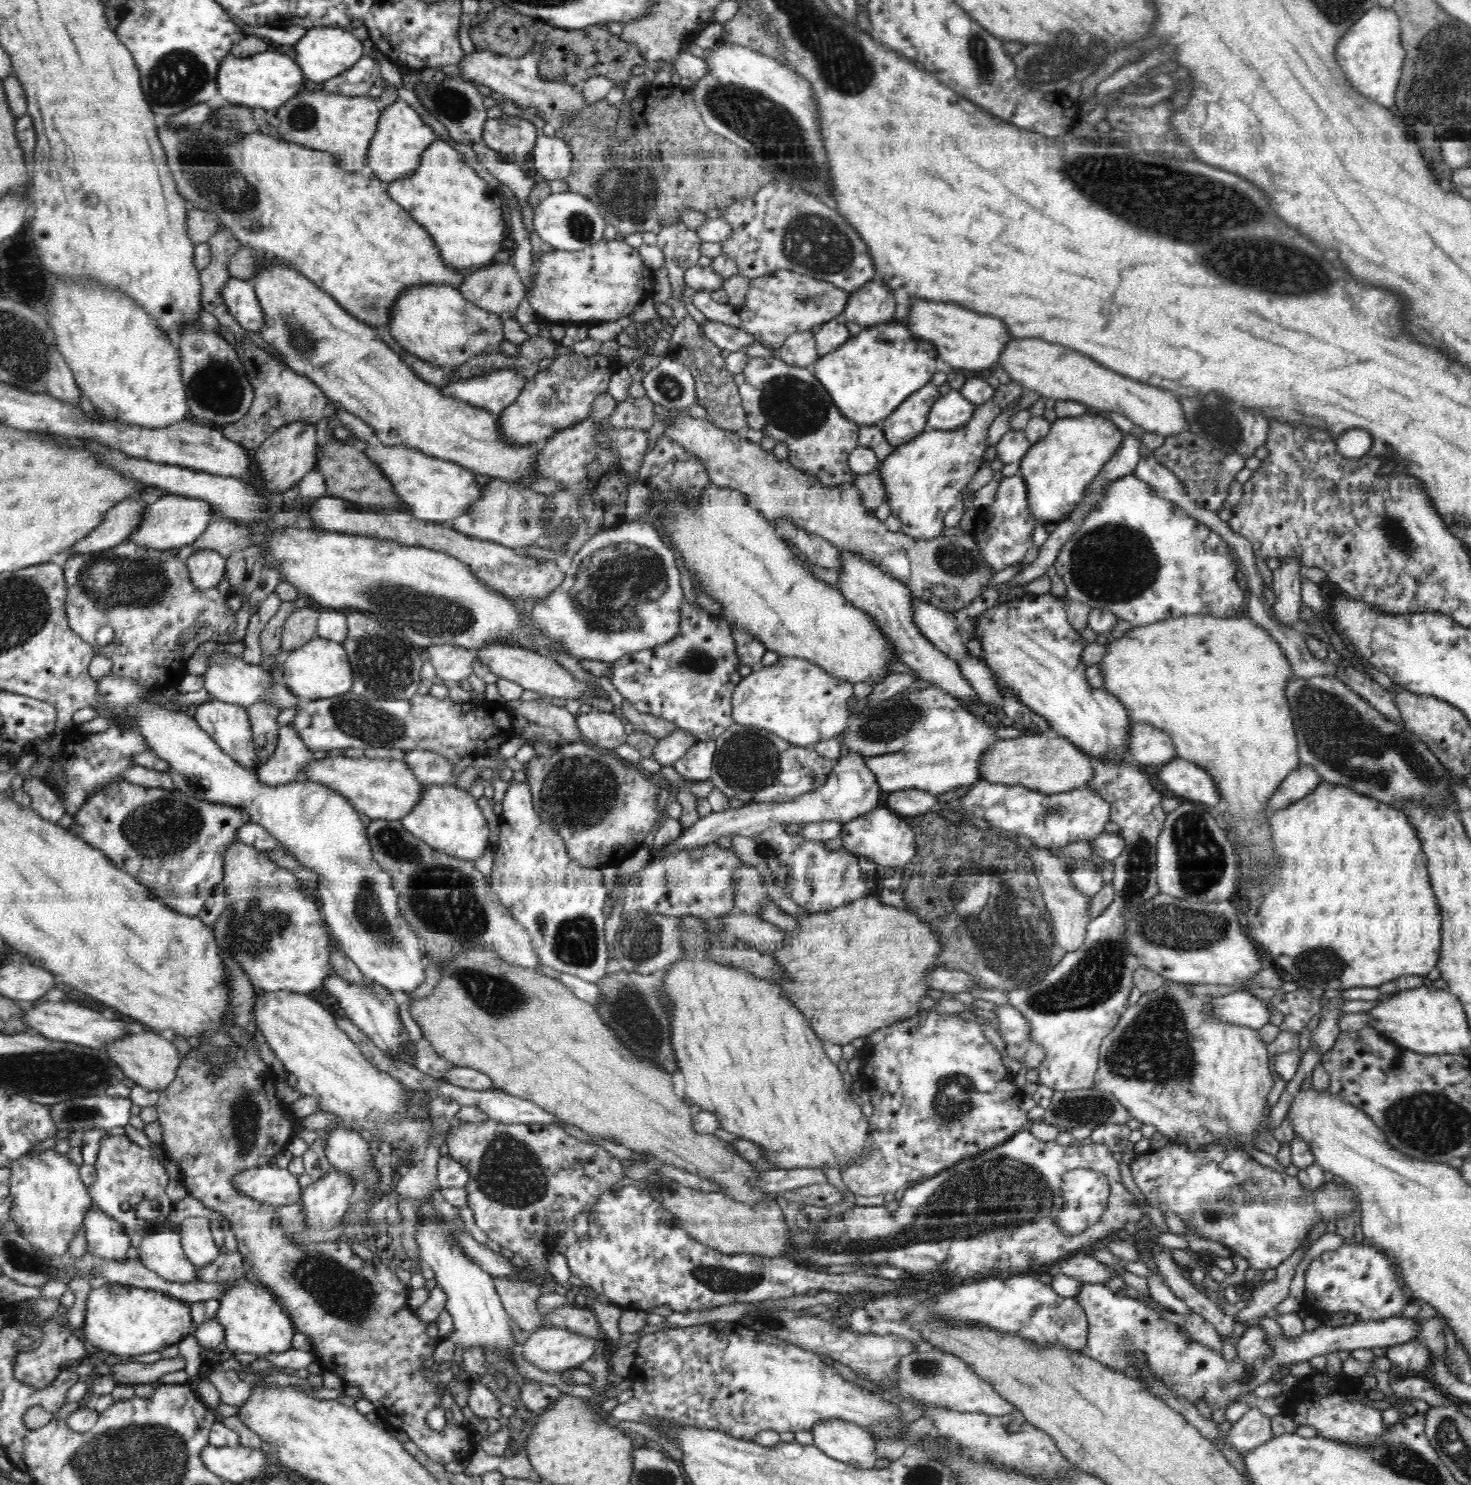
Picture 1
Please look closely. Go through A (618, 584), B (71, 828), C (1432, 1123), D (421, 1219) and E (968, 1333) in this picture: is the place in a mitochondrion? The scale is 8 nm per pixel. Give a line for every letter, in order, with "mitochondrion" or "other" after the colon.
A: mitochondrion
B: other
C: mitochondrion
D: other
E: other

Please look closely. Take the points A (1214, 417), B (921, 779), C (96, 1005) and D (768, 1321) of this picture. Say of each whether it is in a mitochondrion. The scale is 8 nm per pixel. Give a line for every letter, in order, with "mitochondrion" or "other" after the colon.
A: mitochondrion
B: other
C: other
D: mitochondrion

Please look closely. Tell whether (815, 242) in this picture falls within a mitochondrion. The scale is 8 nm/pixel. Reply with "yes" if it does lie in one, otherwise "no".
yes

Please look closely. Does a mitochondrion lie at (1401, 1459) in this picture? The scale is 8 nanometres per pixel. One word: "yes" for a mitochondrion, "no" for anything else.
yes

